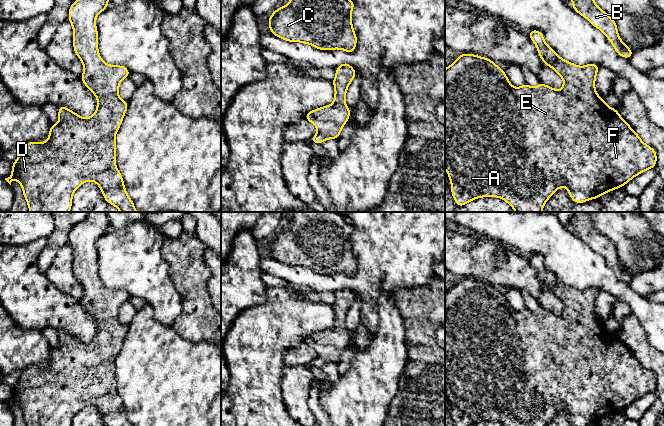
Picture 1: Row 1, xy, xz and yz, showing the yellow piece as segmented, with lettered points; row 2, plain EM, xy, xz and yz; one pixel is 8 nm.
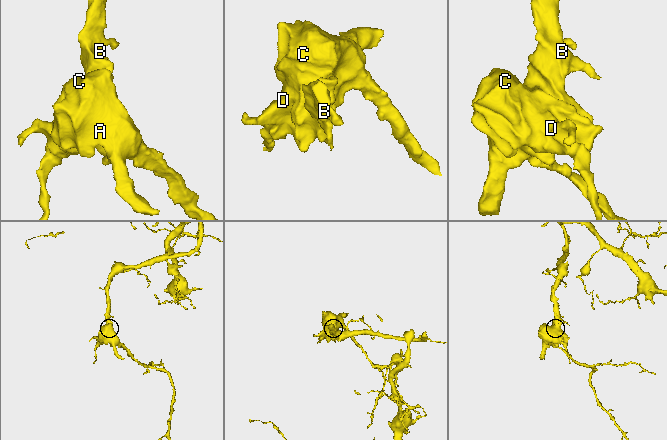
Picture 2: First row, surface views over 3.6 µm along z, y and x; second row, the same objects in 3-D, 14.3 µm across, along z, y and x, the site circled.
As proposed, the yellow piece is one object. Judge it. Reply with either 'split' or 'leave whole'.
leave whole

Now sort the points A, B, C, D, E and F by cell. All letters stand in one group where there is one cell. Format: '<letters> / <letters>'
A B C D E F

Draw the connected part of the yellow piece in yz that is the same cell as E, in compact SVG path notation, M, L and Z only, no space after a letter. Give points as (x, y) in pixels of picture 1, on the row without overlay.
M530 254L528 261L535 267L543 287L563 302L560 315L539 306L537 312L525 307L519 312L510 308L504 294L486 281L475 278L460 278L457 284L445 293L445 393L451 406L451 416L455 426L470 426L480 421L500 421L506 426L547 426L561 411L566 410L574 426L586 426L601 421L613 413L621 412L632 402L654 392L657 387L656 375L646 369L629 348L619 339L618 334L609 331L595 314L596 298L599 290L589 287L583 291L570 287L559 281L544 265L541 255Z

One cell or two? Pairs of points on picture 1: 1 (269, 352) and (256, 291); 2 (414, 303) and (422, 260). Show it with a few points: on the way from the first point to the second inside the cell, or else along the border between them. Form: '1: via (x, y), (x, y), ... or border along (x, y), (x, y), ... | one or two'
1: border along (266, 286), (265, 301), (244, 309), (238, 315) | two
2: border along (434, 275), (427, 284), (400, 287), (394, 292) | two

